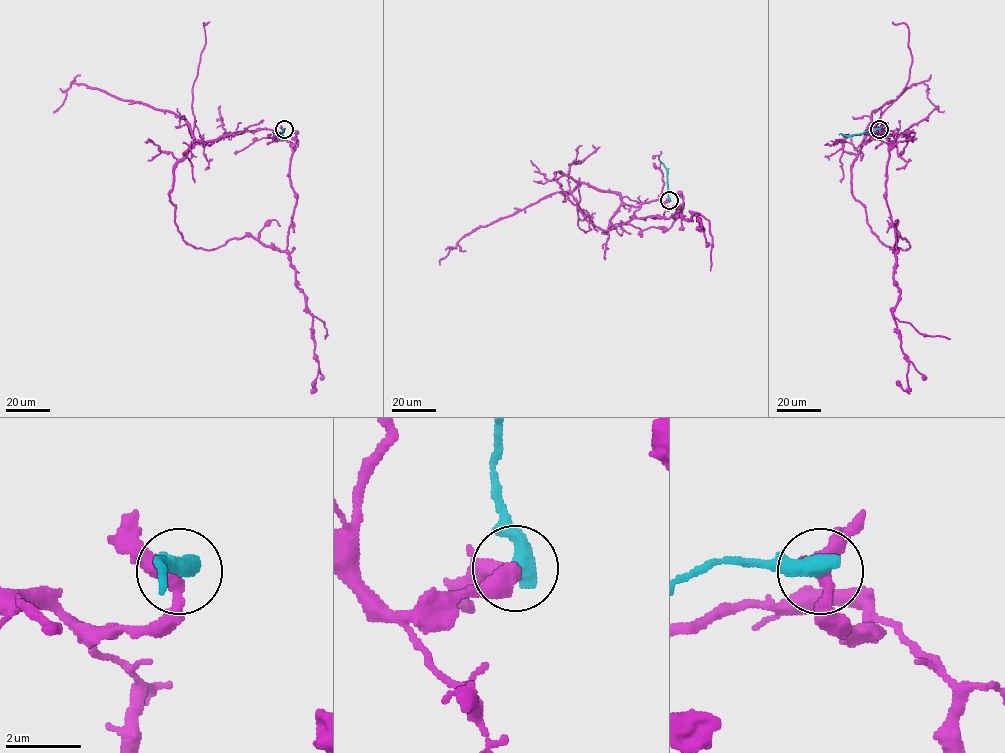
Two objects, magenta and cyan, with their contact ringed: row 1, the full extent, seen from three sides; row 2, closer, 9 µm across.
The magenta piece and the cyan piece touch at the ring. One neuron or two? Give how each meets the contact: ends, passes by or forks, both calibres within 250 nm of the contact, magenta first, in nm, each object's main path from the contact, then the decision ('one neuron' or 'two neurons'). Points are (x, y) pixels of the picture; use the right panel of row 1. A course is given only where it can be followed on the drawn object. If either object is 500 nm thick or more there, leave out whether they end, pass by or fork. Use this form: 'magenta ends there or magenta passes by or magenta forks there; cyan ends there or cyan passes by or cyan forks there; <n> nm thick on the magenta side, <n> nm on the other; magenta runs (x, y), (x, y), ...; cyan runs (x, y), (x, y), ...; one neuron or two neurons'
300 nm thick on the magenta side, 550 nm on the other; magenta runs (879, 129), (851, 193), (883, 243), (910, 244), (898, 236), (897, 251), (886, 163), (906, 137), (900, 152); cyan runs (879, 129), (839, 134); two neurons

